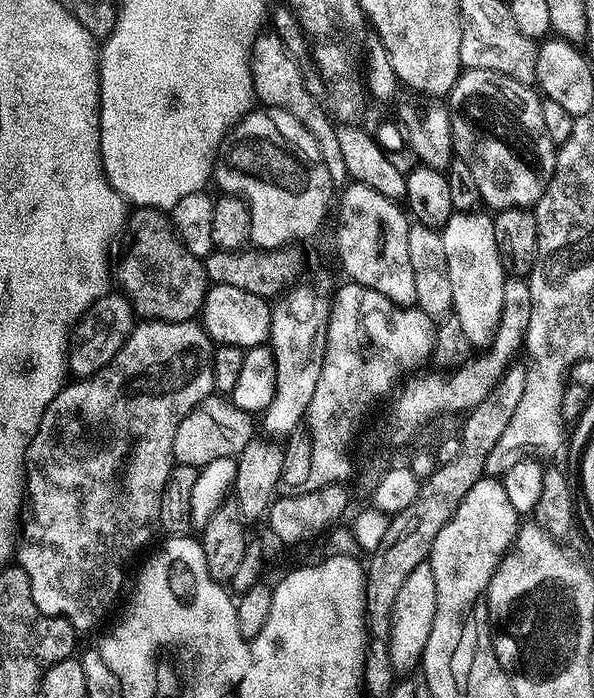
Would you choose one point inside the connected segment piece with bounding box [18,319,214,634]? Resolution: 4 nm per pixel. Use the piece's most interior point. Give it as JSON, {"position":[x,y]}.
{"position":[95,471]}

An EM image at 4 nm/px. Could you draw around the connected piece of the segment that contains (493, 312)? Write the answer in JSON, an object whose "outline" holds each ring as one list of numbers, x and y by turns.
{"outline":[[484,210,453,211,452,217,445,222,440,232,442,247,446,250,446,266,450,270,450,291,454,294,452,312,458,318,458,322,462,322,462,331,476,350,487,349,498,330,498,322,502,318,502,294,506,279,502,258,498,254,498,242,494,242,494,219,487,214,489,215]]}

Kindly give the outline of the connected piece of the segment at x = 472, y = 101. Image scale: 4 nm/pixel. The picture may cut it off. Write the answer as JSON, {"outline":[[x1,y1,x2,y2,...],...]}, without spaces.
{"outline":[[464,68,446,97,455,155,470,166,481,201,489,209,531,209,554,174,558,148,542,126,540,101,535,87,477,68]]}

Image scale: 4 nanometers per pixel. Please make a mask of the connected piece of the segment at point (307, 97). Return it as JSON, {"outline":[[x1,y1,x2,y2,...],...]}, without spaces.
{"outline":[[261,31,252,44,252,78,256,90,256,100,261,105,270,108,285,108,314,138,318,150,322,154,322,162,326,170,334,178,348,176,346,162,342,159,342,146,338,146,337,125,330,119,329,113,322,107,321,101,308,93,308,88,304,85,304,76,300,73,300,68,296,65,296,60,288,56,288,48,284,45,284,40,276,32]]}

